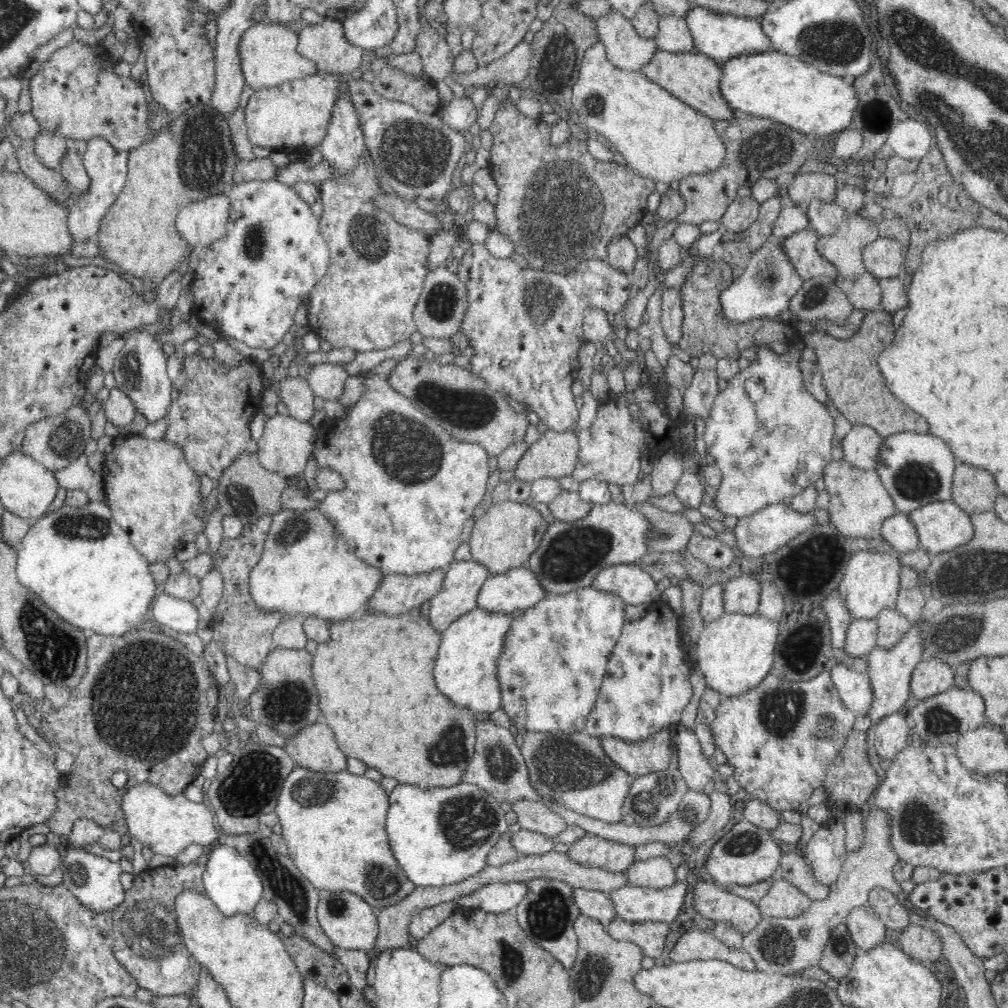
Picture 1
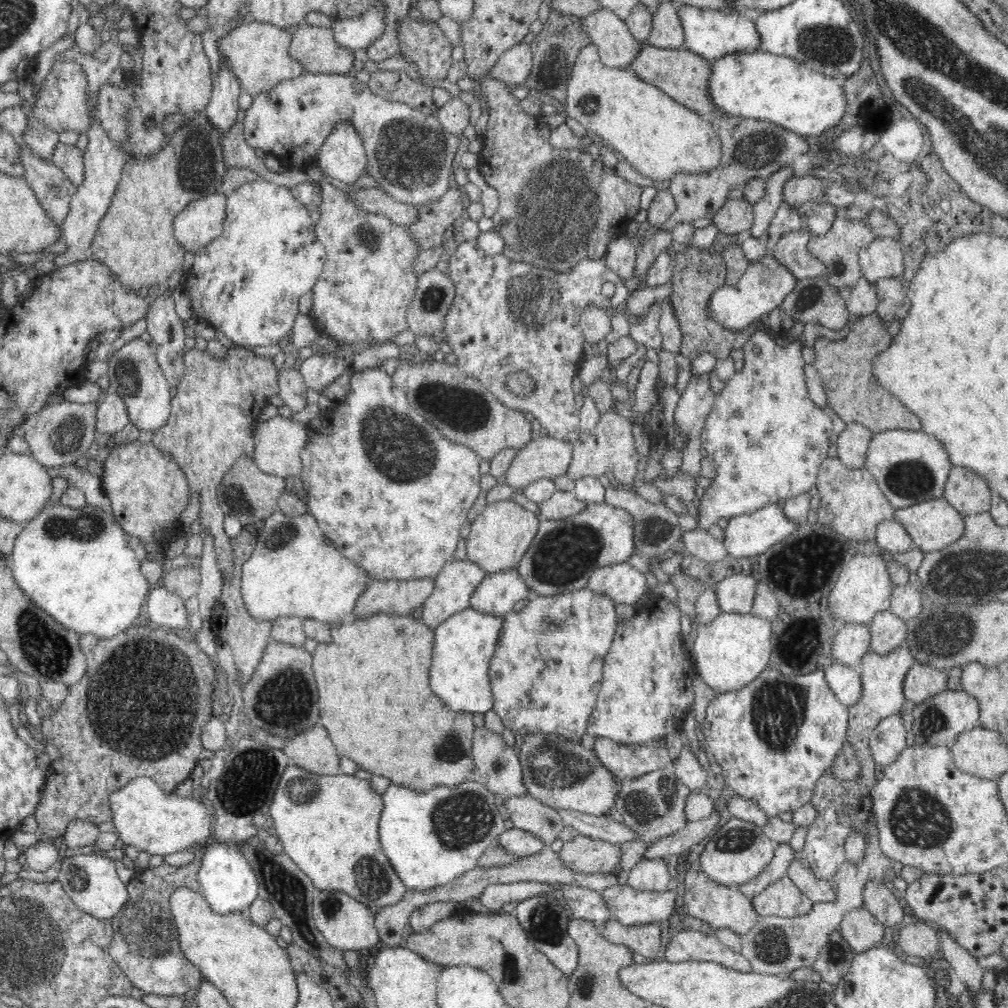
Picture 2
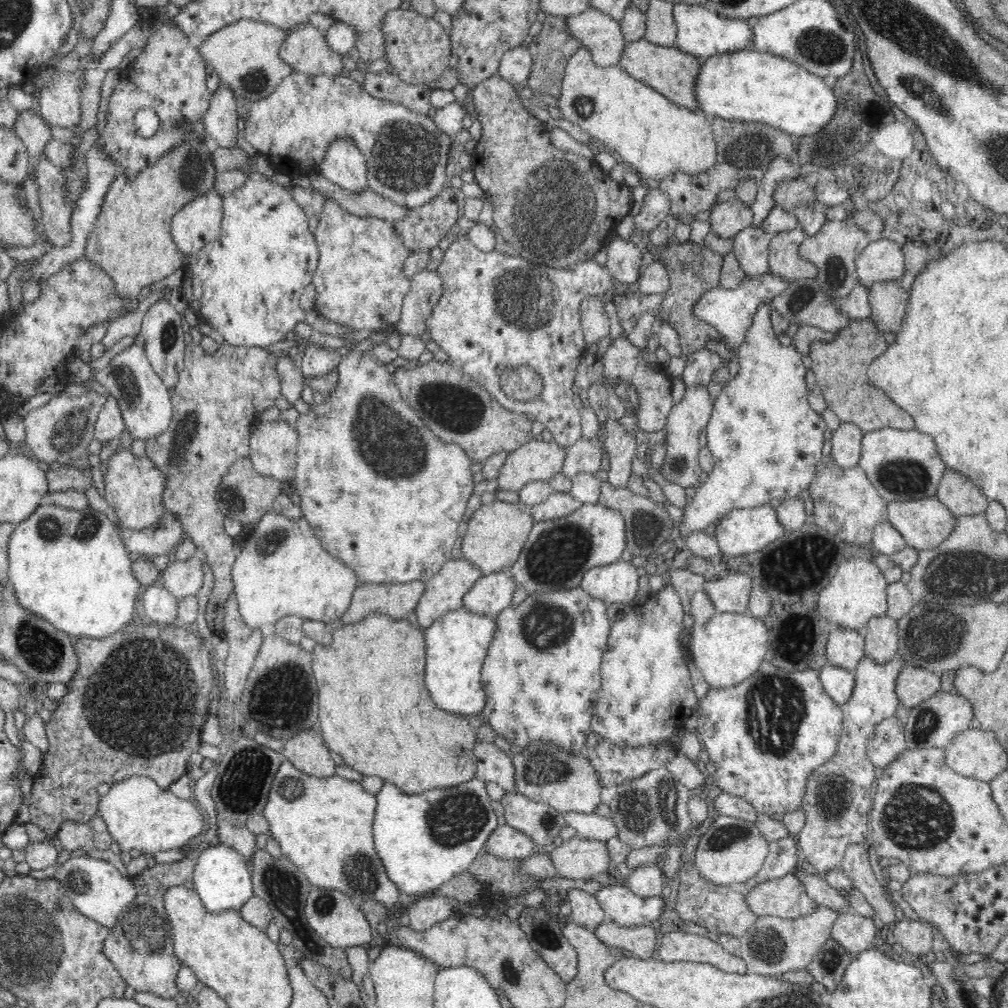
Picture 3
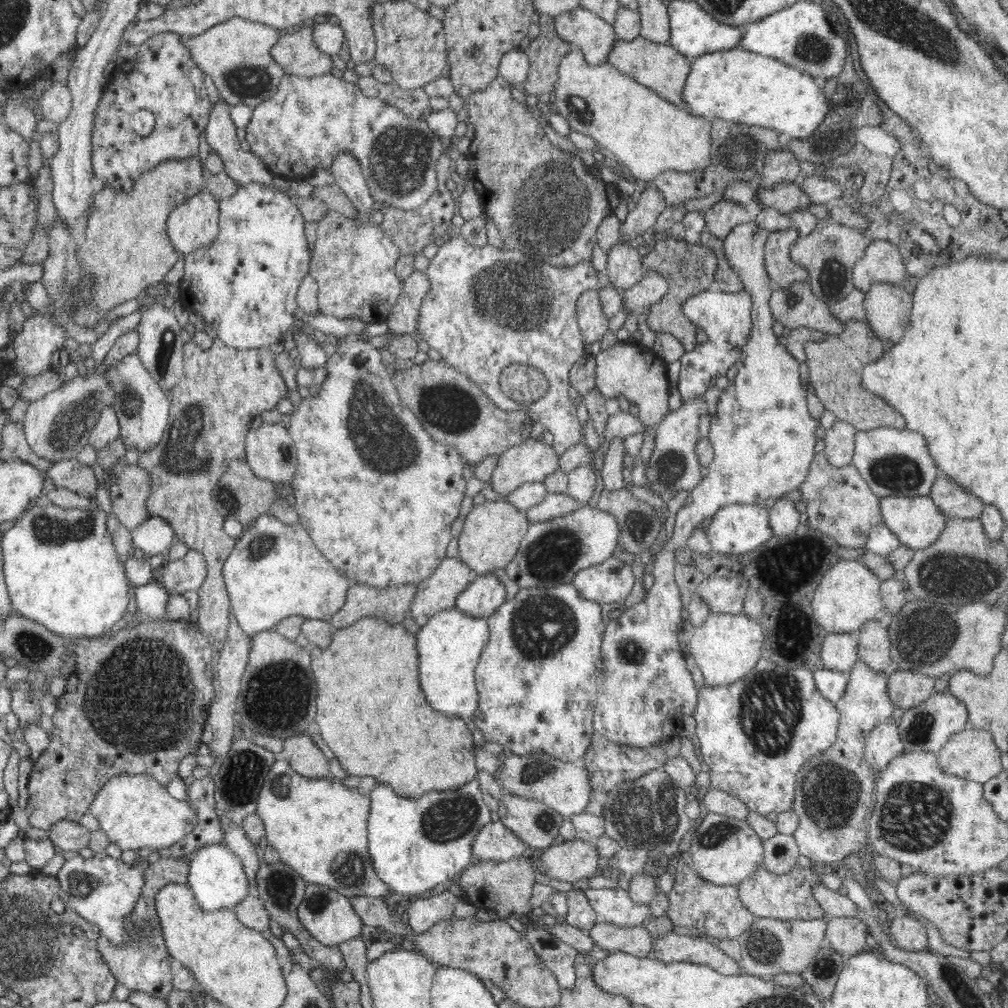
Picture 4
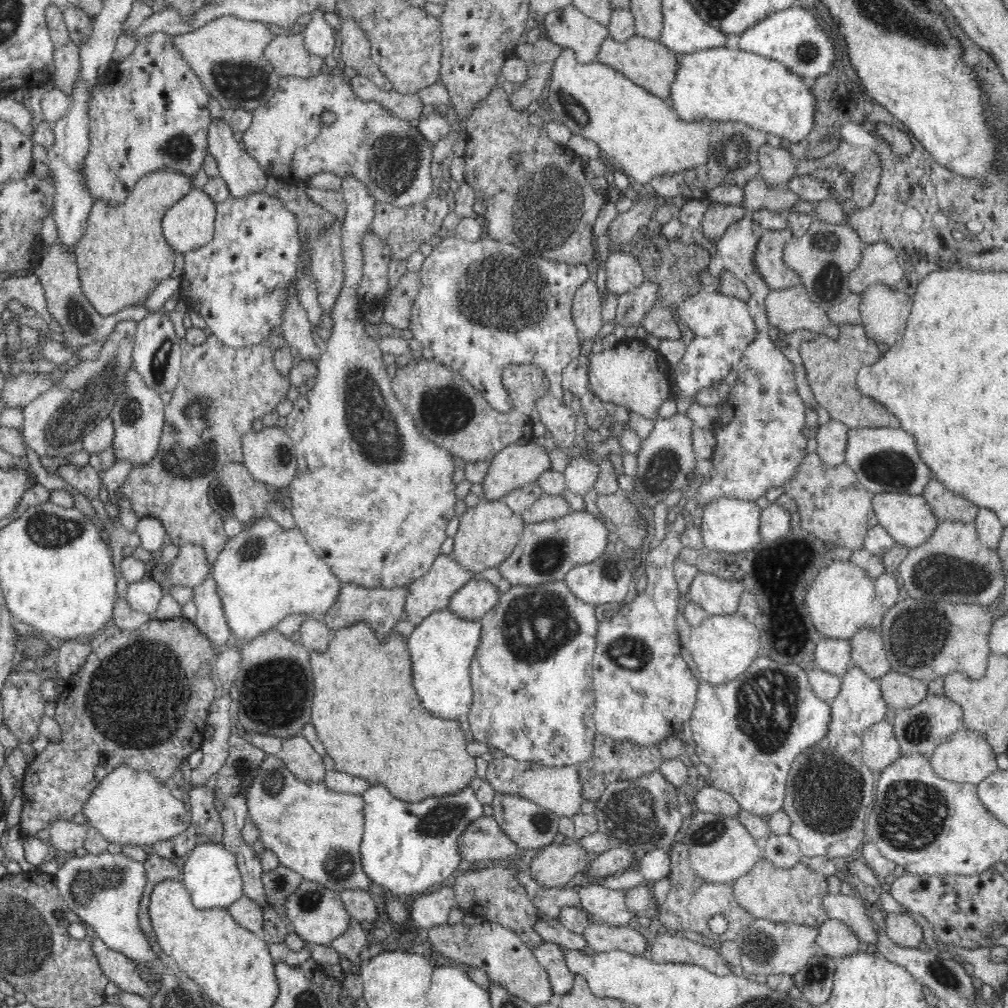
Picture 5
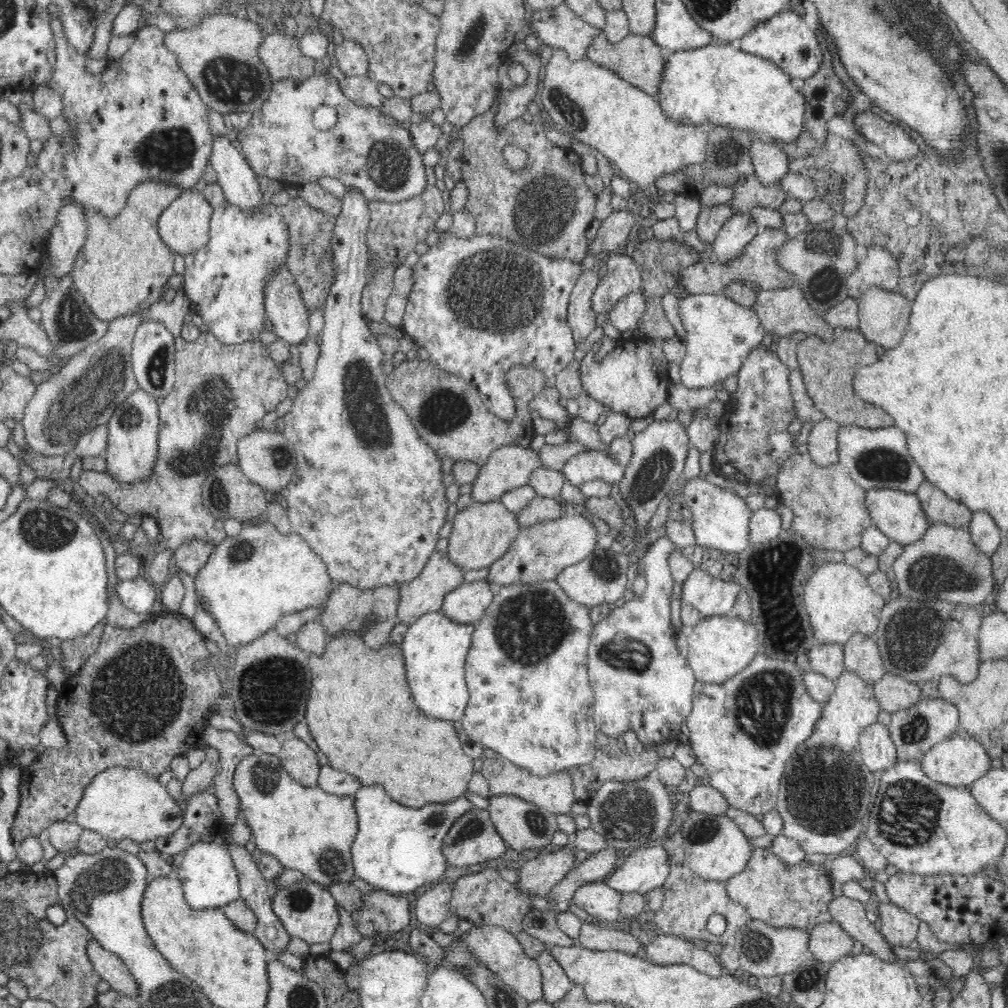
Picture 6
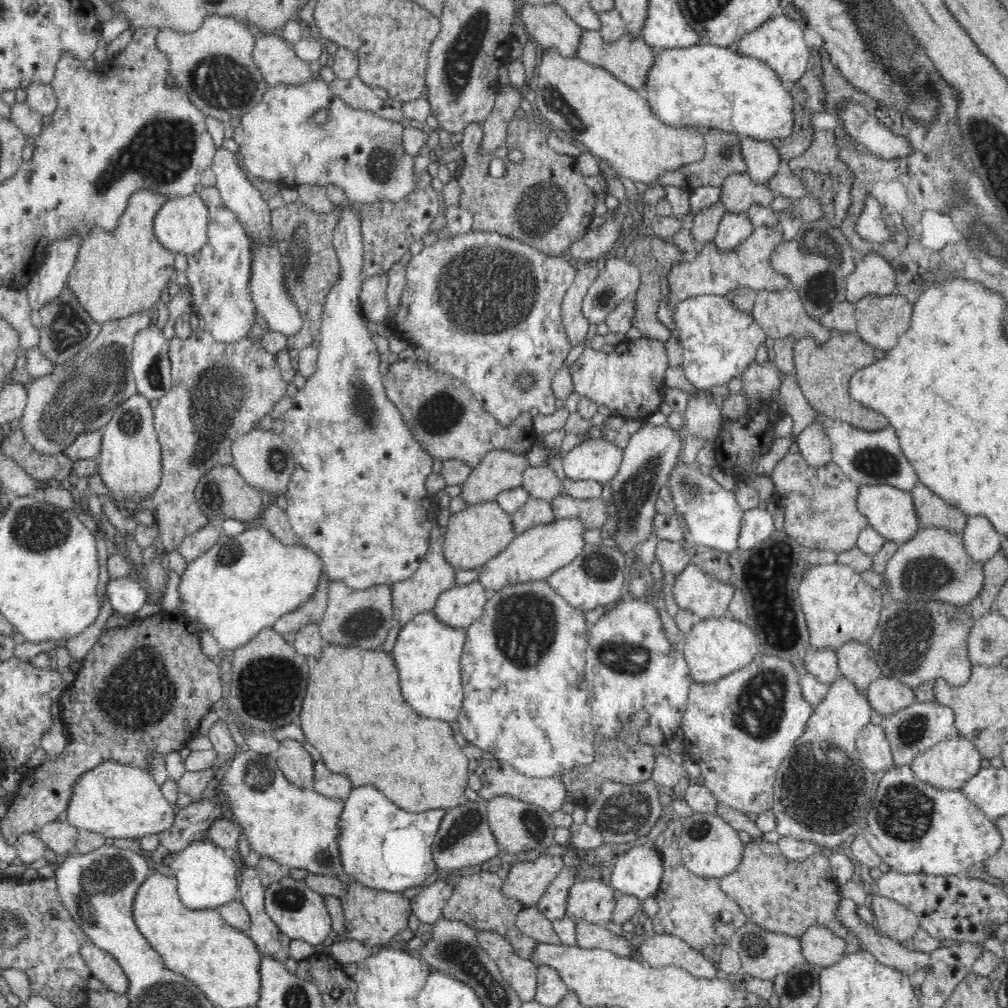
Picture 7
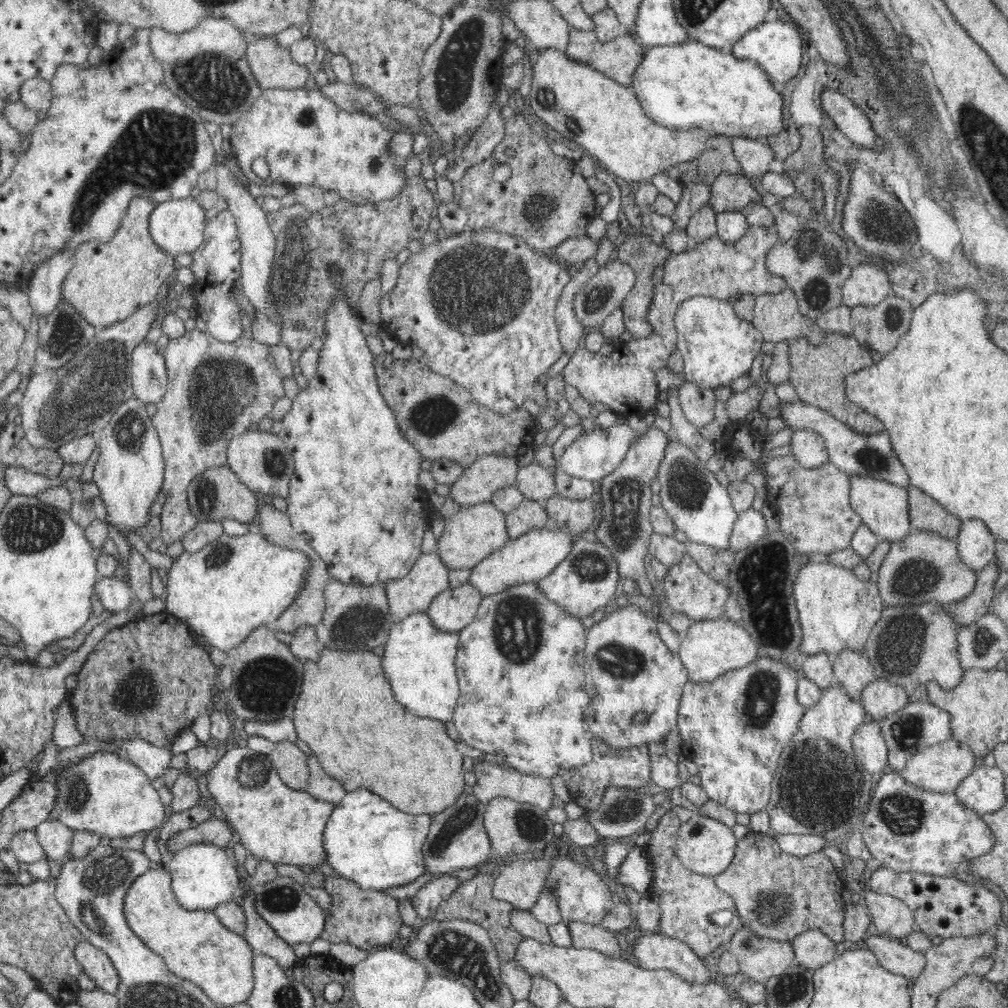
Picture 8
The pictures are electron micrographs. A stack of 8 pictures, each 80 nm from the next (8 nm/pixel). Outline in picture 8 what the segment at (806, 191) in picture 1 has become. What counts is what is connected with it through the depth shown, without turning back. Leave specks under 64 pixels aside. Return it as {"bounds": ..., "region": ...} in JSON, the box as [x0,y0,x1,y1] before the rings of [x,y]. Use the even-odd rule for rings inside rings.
{"bounds":[708,173,762,212],"region":[[[722,173],[710,184],[710,200],[708,206],[714,212],[741,211],[750,202],[760,203],[762,189],[756,191],[750,186],[745,174]]]}

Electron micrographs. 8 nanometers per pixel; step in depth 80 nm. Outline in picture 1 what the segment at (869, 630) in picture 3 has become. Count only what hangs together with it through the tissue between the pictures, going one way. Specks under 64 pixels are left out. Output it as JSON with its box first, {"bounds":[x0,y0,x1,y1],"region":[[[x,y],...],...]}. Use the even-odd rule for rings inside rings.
{"bounds":[875,607,911,649],"region":[[[895,607],[882,610],[875,622],[878,624],[876,645],[882,649],[896,646],[911,630],[911,623]]]}

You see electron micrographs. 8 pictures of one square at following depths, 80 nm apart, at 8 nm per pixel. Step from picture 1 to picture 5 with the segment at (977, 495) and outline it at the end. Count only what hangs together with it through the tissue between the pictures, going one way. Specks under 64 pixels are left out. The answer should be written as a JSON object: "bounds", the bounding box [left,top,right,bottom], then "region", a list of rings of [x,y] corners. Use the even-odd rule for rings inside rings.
{"bounds":[922,479,979,522],"region":[[[933,479],[922,494],[939,521],[974,522],[979,508]]]}

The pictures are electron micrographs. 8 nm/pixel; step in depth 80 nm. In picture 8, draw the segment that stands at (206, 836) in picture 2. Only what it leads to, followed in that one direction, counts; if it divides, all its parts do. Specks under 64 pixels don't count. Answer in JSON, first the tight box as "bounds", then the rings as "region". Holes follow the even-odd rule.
{"bounds":[54,750,170,842],"region":[[[109,750],[106,751],[105,754],[81,758],[82,763],[73,763],[66,766],[62,772],[58,772],[58,782],[56,782],[58,796],[56,796],[56,806],[54,806],[58,810],[58,820],[70,829],[97,833],[105,842],[115,837],[130,837],[140,832],[154,830],[154,828],[162,828],[170,810],[160,801],[152,780],[144,774],[142,768],[128,759],[122,759],[121,756],[110,754]]]}

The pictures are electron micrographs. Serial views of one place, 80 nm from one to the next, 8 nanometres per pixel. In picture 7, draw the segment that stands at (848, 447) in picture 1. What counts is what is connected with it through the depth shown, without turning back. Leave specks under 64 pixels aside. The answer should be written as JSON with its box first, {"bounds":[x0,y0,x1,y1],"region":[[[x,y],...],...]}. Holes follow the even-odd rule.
{"bounds":[795,423,832,466],"region":[[[812,423],[795,436],[799,452],[810,466],[822,466],[832,461],[832,445],[820,423]]]}

